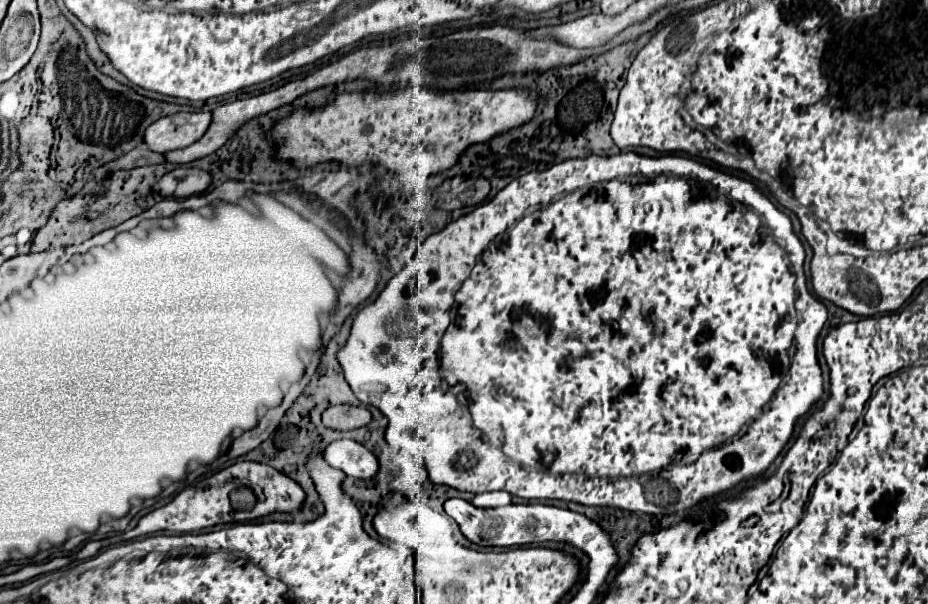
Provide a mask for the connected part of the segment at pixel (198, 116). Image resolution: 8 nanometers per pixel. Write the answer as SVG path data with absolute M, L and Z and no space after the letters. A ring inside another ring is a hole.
M176 113L158 119L152 123L146 133L144 141L156 153L168 153L180 147L188 147L198 141L210 127L212 113Z

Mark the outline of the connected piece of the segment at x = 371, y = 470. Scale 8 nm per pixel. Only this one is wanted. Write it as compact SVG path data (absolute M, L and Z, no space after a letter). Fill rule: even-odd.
M352 439L332 441L324 449L324 459L330 467L336 467L356 479L370 479L378 471L378 459L374 453Z

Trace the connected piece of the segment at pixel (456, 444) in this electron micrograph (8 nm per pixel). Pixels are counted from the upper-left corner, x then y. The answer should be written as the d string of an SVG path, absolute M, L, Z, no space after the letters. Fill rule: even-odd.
M628 151L628 153L610 155L610 157L592 155L592 157L586 157L586 159L568 159L568 161L564 161L564 163L558 163L558 165L550 167L550 169L544 169L544 171L530 171L530 173L526 173L526 175L514 179L514 181L508 183L502 191L498 191L498 195L496 195L494 199L490 199L490 201L478 205L478 207L476 207L474 211L470 211L468 215L458 217L456 221L448 223L442 231L430 235L430 237L420 245L420 249L418 249L418 253L414 255L412 263L406 265L398 275L394 275L394 277L390 279L390 283L388 283L386 289L378 295L378 299L376 299L374 303L366 305L364 309L360 309L360 313L356 315L356 319L354 319L354 323L352 323L350 337L348 337L346 345L344 345L344 349L340 349L340 353L338 353L338 361L340 361L342 369L344 369L344 375L346 375L348 385L352 387L352 391L354 391L354 395L360 399L360 403L364 403L364 405L374 405L376 409L380 409L380 411L386 415L386 419L388 419L388 427L386 427L386 435L384 435L386 443L388 443L392 449L396 449L396 451L400 451L400 449L412 449L412 453L422 453L432 483L442 483L442 485L454 487L454 489L458 489L458 491L468 491L468 493L486 493L486 491L504 489L504 491L508 491L508 493L512 493L512 495L516 495L516 497L522 497L522 499L564 499L564 501L574 501L574 503L582 503L582 505L590 505L590 507L618 507L618 509L634 511L634 513L636 513L636 511L642 511L642 513L648 513L648 515L670 515L670 513L678 513L678 511L692 509L692 507L698 505L702 499L710 499L710 497L714 497L714 495L718 495L718 493L724 493L724 491L728 491L728 489L738 487L738 485L744 483L744 481L750 481L750 479L756 479L756 477L764 475L764 473L768 471L768 467L776 461L776 457L782 453L782 449L788 445L788 441L790 441L790 437L792 437L792 433L794 433L796 421L798 421L800 417L804 417L806 413L810 413L812 407L822 399L822 393L824 393L824 379L822 379L822 369L820 369L818 357L816 357L816 345L818 345L816 339L818 339L818 335L820 335L824 323L828 321L828 309L826 309L826 305L824 305L824 303L808 289L808 285L806 285L804 257L806 257L806 255L804 255L804 247L802 247L800 239L796 237L790 219L788 219L782 211L778 211L778 209L774 207L774 203L762 193L762 189L760 189L758 185L754 185L754 183L748 181L748 179L742 179L742 177L738 177L738 175L726 173L726 171L722 171L722 169L716 169L716 167L710 167L710 165L700 163L700 161L696 159L680 157L680 155L644 157L644 155L638 155L638 153L634 153L634 151ZM602 175L618 175L618 179L602 181ZM762 226L767 226L772 229L776 241L778 241L784 249L788 249L788 253L774 241L772 233L770 233L766 227ZM796 277L800 277L800 301L796 301L796 285L794 285L794 283L796 283ZM796 311L798 311L798 317L800 317L800 325L798 325ZM794 333L796 333L796 357L794 357L794 361L792 361L792 359L790 359L790 351L792 351L792 345L794 345ZM712 351L724 351L724 355L718 355L718 357L716 357L716 355L712 355ZM788 371L790 371L790 379L786 381L784 387L780 387L780 383L786 379ZM440 377L448 383L448 391L450 391L452 395L448 395L448 393L442 389ZM750 421L752 421L752 425L748 427L748 433L744 433L744 435L732 439L732 437L738 435L738 431L740 431L746 423L750 423Z

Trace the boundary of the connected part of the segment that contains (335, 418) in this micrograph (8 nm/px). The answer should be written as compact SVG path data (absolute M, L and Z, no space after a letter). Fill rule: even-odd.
M334 405L322 413L322 423L330 429L350 431L368 425L372 419L366 407L352 407L352 405Z

